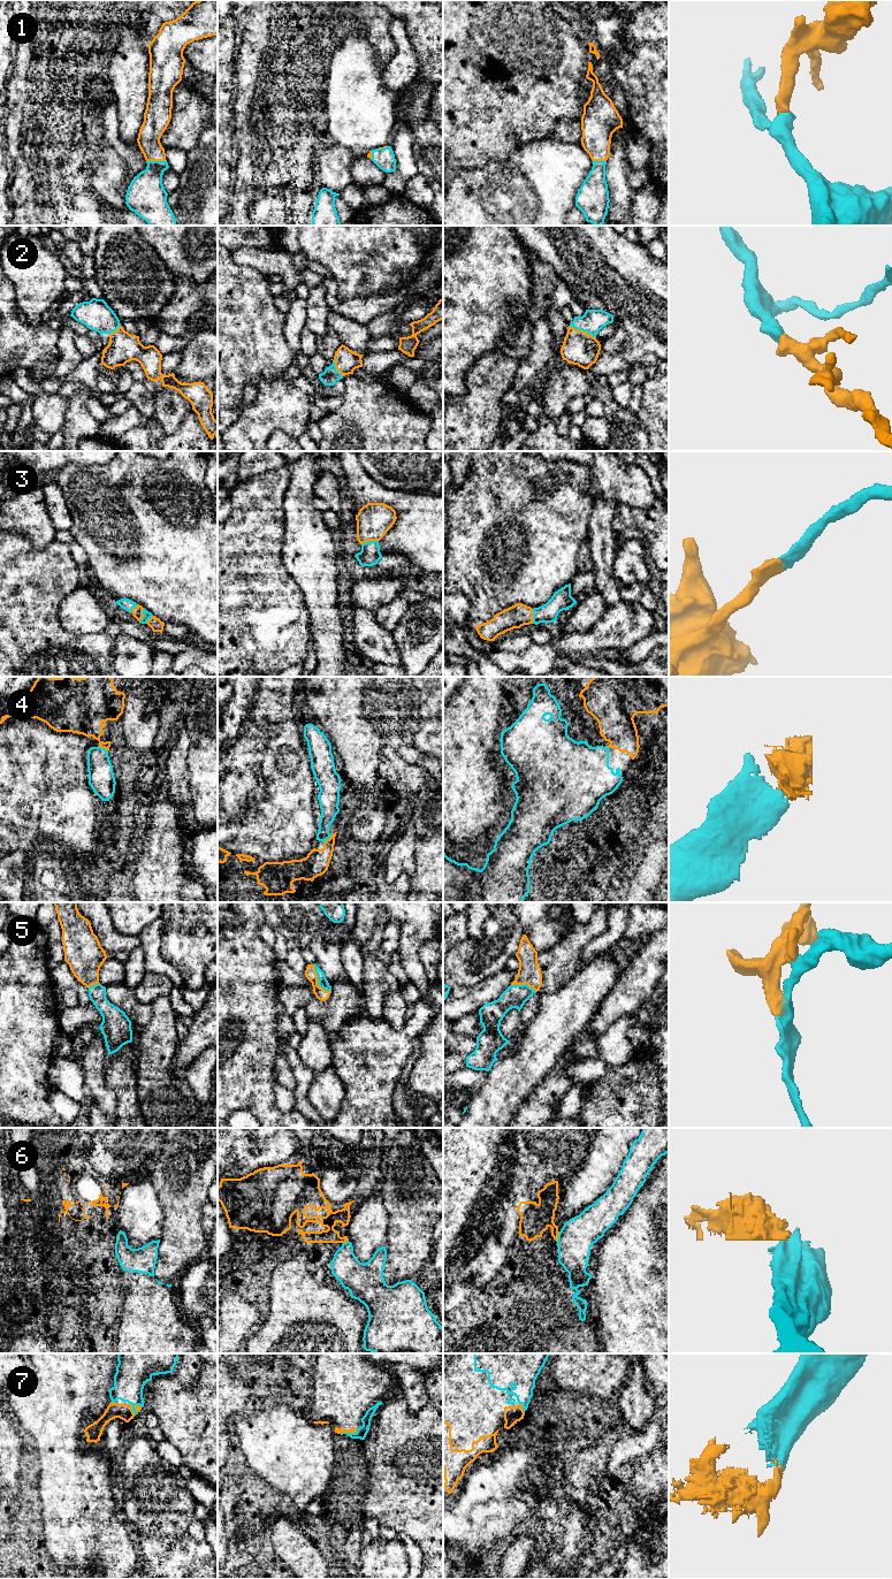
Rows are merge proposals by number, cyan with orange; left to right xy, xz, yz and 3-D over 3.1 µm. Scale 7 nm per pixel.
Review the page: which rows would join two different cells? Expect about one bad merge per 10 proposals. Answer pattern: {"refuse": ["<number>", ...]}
{"refuse": ["6"]}

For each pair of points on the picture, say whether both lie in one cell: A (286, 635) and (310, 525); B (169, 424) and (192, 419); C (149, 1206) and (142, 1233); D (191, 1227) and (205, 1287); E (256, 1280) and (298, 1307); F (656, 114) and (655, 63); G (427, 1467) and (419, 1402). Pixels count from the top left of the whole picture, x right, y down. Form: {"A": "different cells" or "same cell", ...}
{"A": "different cells", "B": "different cells", "C": "same cell", "D": "different cells", "E": "different cells", "F": "same cell", "G": "different cells"}

